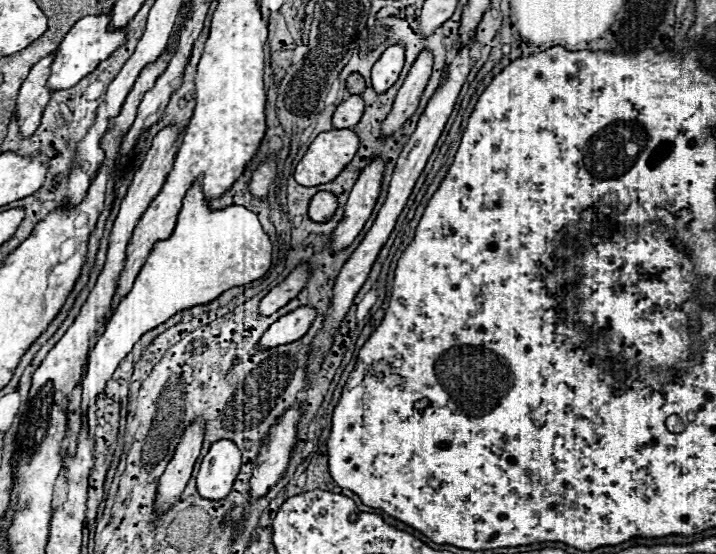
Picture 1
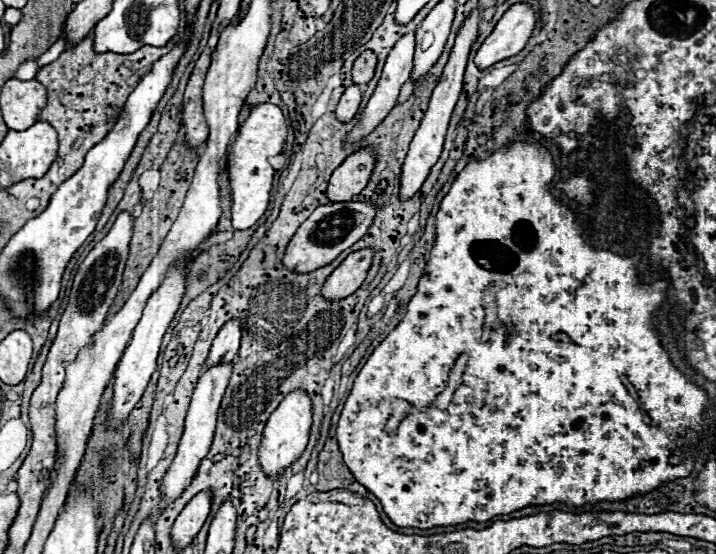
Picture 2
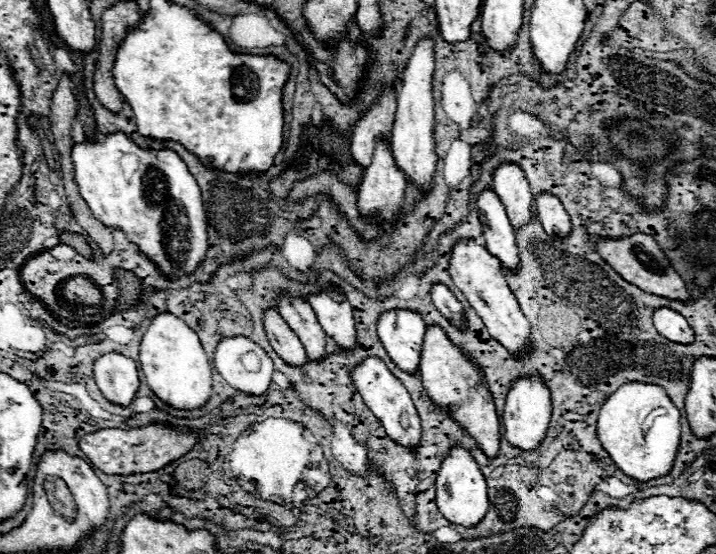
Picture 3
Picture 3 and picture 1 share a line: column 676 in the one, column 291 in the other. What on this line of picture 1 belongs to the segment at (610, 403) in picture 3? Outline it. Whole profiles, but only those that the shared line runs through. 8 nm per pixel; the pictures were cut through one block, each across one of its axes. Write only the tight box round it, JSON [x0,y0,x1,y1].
[252,408,300,498]

